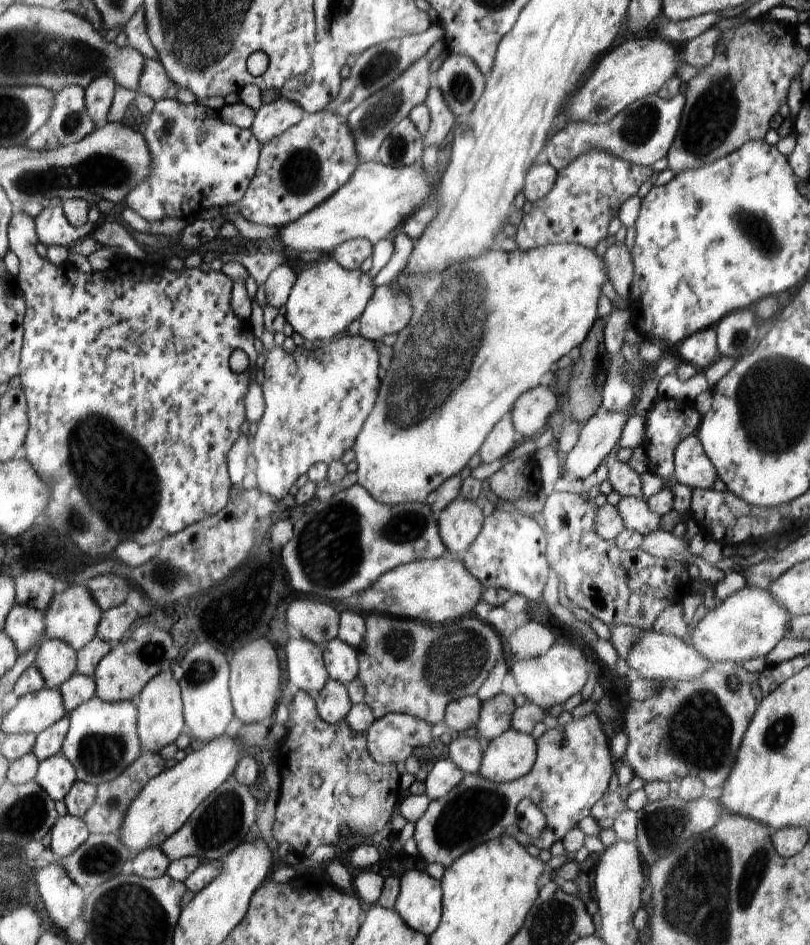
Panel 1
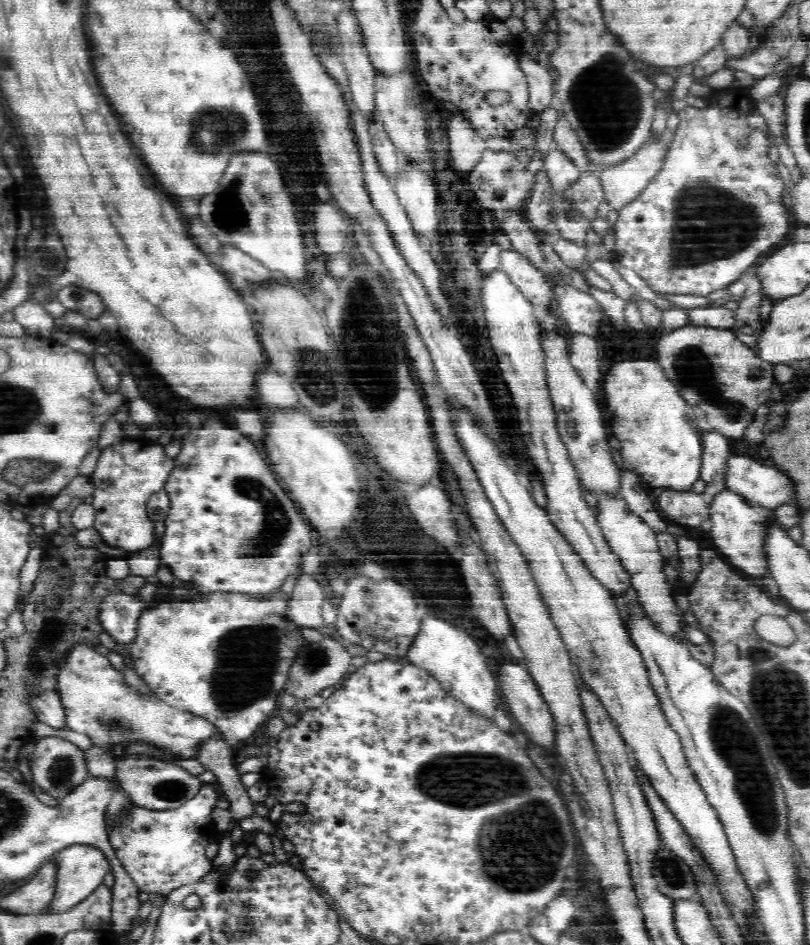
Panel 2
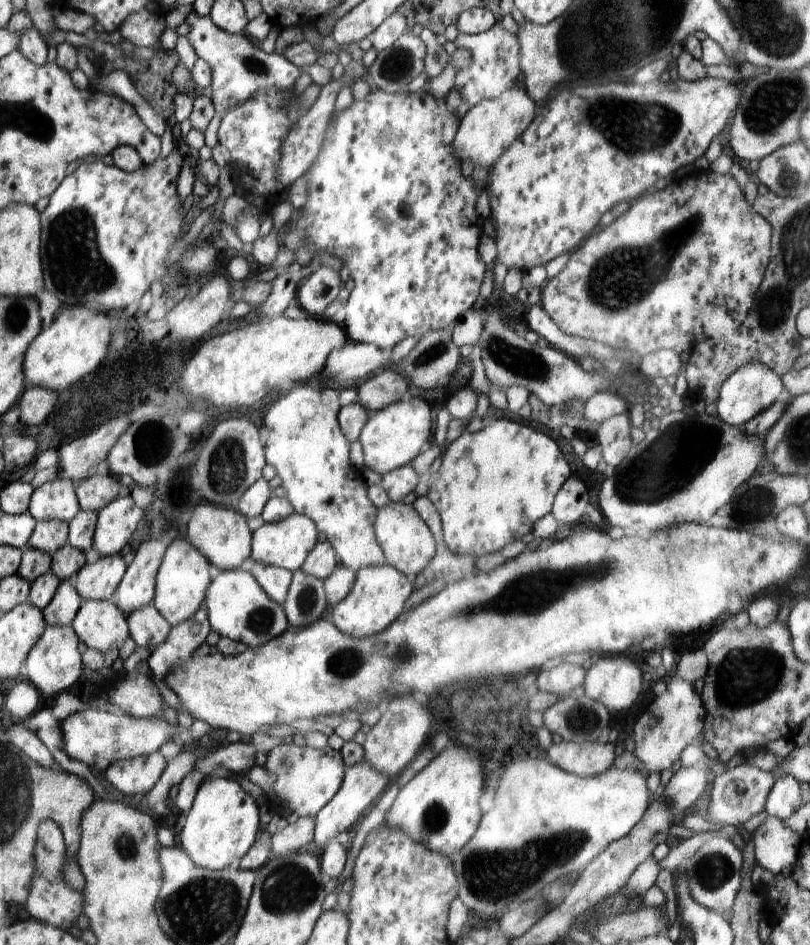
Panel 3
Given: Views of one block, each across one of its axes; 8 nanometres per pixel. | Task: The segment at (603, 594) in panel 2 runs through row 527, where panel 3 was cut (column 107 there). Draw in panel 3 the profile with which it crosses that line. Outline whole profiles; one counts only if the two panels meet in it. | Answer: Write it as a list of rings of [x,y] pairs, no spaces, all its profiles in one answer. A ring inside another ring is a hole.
[[[131,495],[114,500],[99,512],[95,549],[102,556],[121,553],[125,546],[134,541],[146,514],[146,509],[140,508]]]

